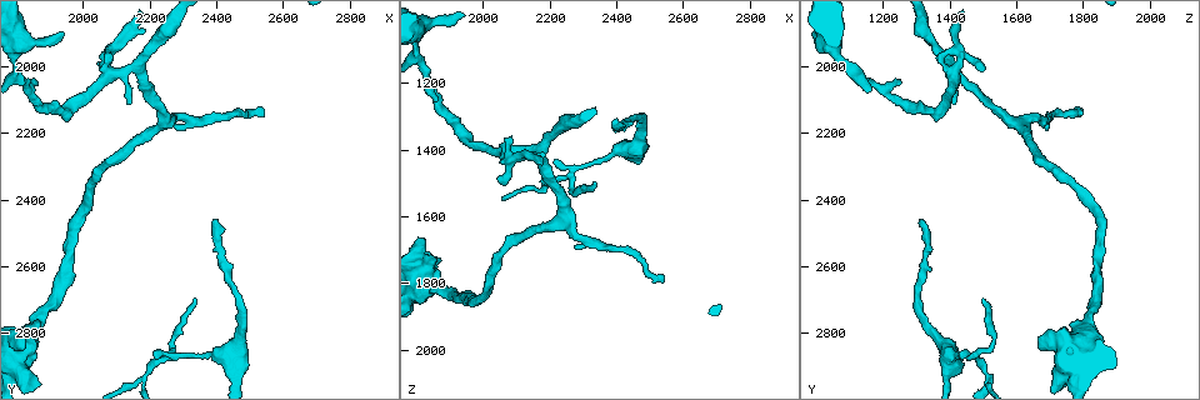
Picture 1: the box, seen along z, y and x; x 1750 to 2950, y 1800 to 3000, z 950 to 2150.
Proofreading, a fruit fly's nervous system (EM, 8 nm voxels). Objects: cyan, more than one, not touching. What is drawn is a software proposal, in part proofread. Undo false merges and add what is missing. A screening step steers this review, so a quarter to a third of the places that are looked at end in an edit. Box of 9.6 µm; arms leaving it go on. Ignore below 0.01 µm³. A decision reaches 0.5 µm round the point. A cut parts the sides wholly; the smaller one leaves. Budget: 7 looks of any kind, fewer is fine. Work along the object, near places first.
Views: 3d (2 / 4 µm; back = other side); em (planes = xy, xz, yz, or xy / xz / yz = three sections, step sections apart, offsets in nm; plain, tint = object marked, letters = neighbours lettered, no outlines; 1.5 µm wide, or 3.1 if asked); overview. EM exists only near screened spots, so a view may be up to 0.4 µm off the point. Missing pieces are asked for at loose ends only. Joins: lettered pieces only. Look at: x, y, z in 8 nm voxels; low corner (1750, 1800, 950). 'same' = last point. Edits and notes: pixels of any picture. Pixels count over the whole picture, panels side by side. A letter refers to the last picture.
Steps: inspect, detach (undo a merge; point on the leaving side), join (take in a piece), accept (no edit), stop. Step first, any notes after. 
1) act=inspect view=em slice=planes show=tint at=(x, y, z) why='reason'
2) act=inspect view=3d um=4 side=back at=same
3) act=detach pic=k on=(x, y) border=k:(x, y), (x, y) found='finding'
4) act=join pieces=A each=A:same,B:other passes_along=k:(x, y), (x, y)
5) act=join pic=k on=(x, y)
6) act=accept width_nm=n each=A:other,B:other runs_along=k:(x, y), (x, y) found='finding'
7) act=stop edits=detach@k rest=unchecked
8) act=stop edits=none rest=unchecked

act=inspect view=3d um=4 at=(2540, 2140, 1790) why='an open end'

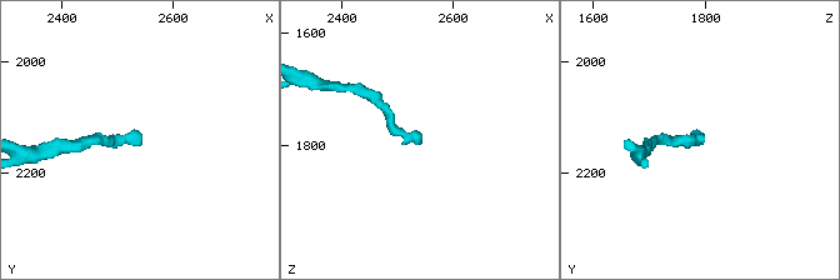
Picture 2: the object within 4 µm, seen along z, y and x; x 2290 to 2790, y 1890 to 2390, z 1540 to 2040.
act=inspect view=em slice=yz step=4 show=tint at=(2545, 2135, 1785)

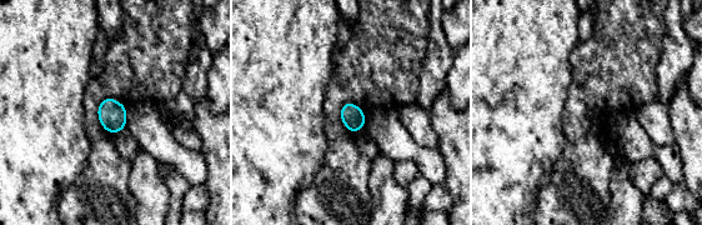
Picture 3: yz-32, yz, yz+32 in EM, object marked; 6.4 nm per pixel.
act=inspect view=em slice=planes show=letters at=same why='another direction'

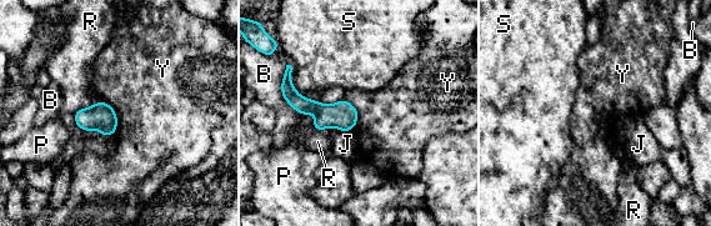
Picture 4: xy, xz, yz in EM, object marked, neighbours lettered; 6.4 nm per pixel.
act=accept each=B:other,J:other,P:other,R:other,S:other,Y:other found='none of them fits'

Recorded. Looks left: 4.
act=inspect view=em slice=planes show=tint at=(2060, 2000, 1500) why='an open end'

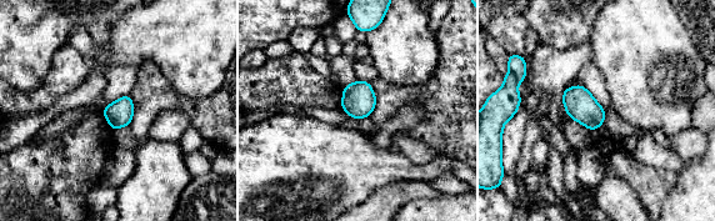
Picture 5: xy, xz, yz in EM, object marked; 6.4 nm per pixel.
act=inspect view=em slice=planes show=letters at=same

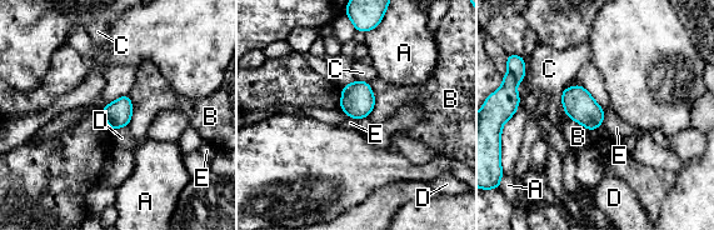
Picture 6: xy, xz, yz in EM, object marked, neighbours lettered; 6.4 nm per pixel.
act=accept width_nm=170 longest_contact=B:220nm each=A:other,B:other,C:other,D:other,E:other found='no lettered piece goes on from it'

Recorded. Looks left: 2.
act=inspect view=em slice=planes show=letters at=(2200, 2860, 1430) why='three arms meet'

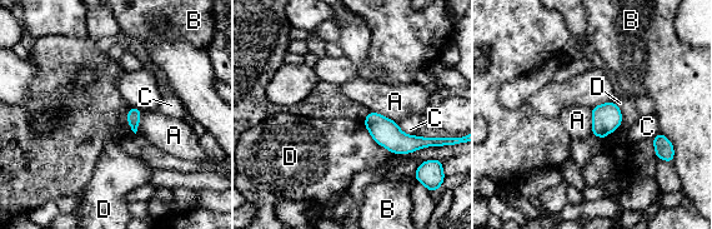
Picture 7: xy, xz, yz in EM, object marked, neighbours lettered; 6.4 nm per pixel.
act=accept each=A:other,B:other,C:other,D:other border=7:(362, 122), (370, 135), (391, 152) found='none of them fits'

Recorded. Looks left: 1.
act=stop edits=none rest=unchecked

